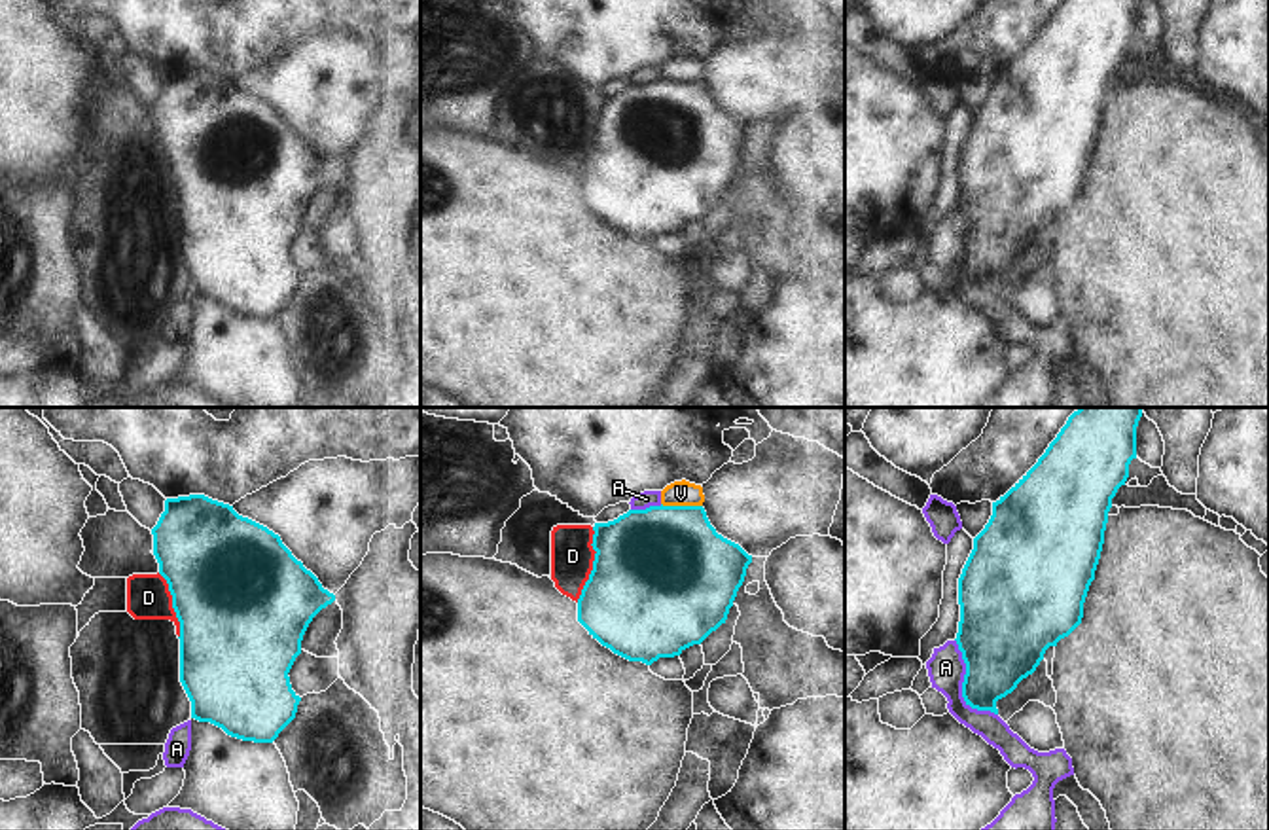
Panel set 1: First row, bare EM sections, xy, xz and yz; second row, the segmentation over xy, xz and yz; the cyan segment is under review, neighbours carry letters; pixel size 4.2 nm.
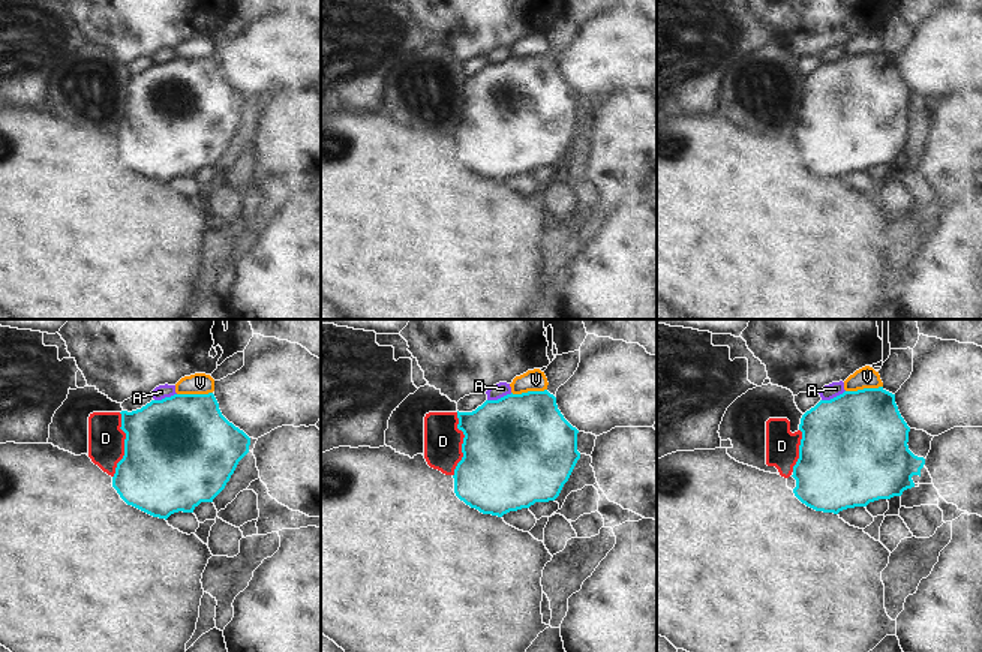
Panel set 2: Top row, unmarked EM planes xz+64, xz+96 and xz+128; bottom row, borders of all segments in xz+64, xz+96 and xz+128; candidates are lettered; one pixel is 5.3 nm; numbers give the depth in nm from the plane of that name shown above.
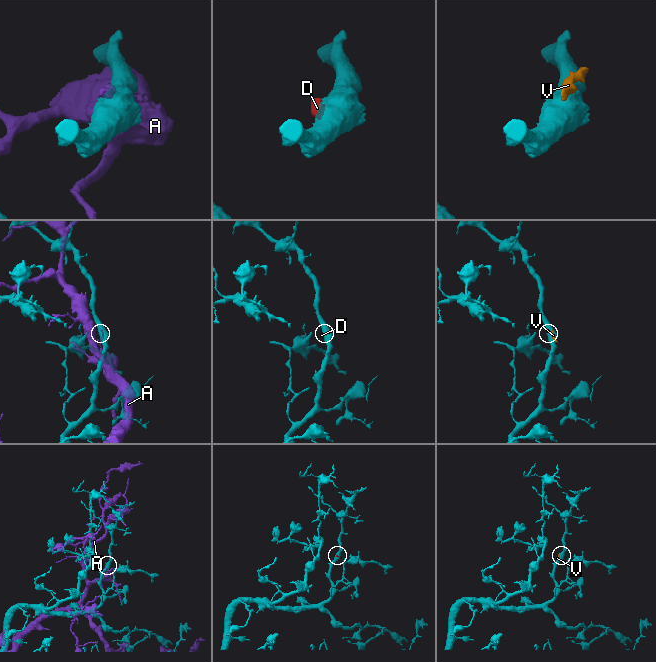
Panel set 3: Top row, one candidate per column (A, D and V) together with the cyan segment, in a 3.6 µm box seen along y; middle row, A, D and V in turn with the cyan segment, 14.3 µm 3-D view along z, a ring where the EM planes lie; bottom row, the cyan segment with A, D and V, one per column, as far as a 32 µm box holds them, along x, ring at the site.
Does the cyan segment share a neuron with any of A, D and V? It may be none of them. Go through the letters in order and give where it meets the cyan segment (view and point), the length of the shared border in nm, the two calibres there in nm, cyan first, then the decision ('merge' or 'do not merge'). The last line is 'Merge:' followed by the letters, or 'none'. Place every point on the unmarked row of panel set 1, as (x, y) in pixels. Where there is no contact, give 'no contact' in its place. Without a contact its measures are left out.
A: meets cyan in yz at (963, 262); contact 380 nm long; 360 nm thick on the cyan side, 160 nm on the other; do not merge
D: meets cyan in xz at (593, 141); contact 320 nm long; 500 nm thick on the cyan side, 180 nm on the other; merge
V: meets cyan in xz at (682, 82); contact 180 nm long; 500 nm thick on the cyan side, 110 nm on the other; do not merge
Merge: D

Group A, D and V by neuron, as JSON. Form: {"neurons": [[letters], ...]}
{"neurons": [["A"], ["D"], ["V"]]}

